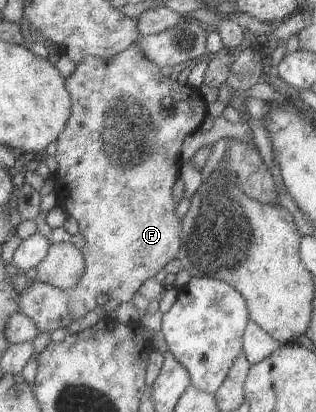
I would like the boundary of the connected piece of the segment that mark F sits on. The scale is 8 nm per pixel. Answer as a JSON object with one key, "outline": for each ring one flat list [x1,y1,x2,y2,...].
{"outline":[[137,43,132,44,128,49,125,49,113,58,102,59,87,57,84,61,76,65,76,71,65,79,65,88,68,90,71,97,71,114,64,131,58,136,58,150,55,154,55,158,60,168,54,173,54,190,58,205,63,208,68,217,74,217,78,221,79,232,86,237,86,244,81,249,85,257,86,273,75,288,61,290,52,285,34,280,30,288,19,296,20,311,34,322,40,333,52,333,60,328,68,329,73,321,82,319,88,312,97,308,96,297,99,293,107,294,110,298,116,299,119,303,133,300,139,287,142,286,146,280,156,276,169,262,179,256,182,243,182,222,181,218,176,214,176,209,179,204,176,204,176,200,174,200,172,188,179,179,181,172,181,146,186,136,192,136,201,129,201,125,208,115,208,105,205,103,201,92,196,88,189,87,188,85,183,86,171,80,166,70,162,70,162,68,146,58]]}

